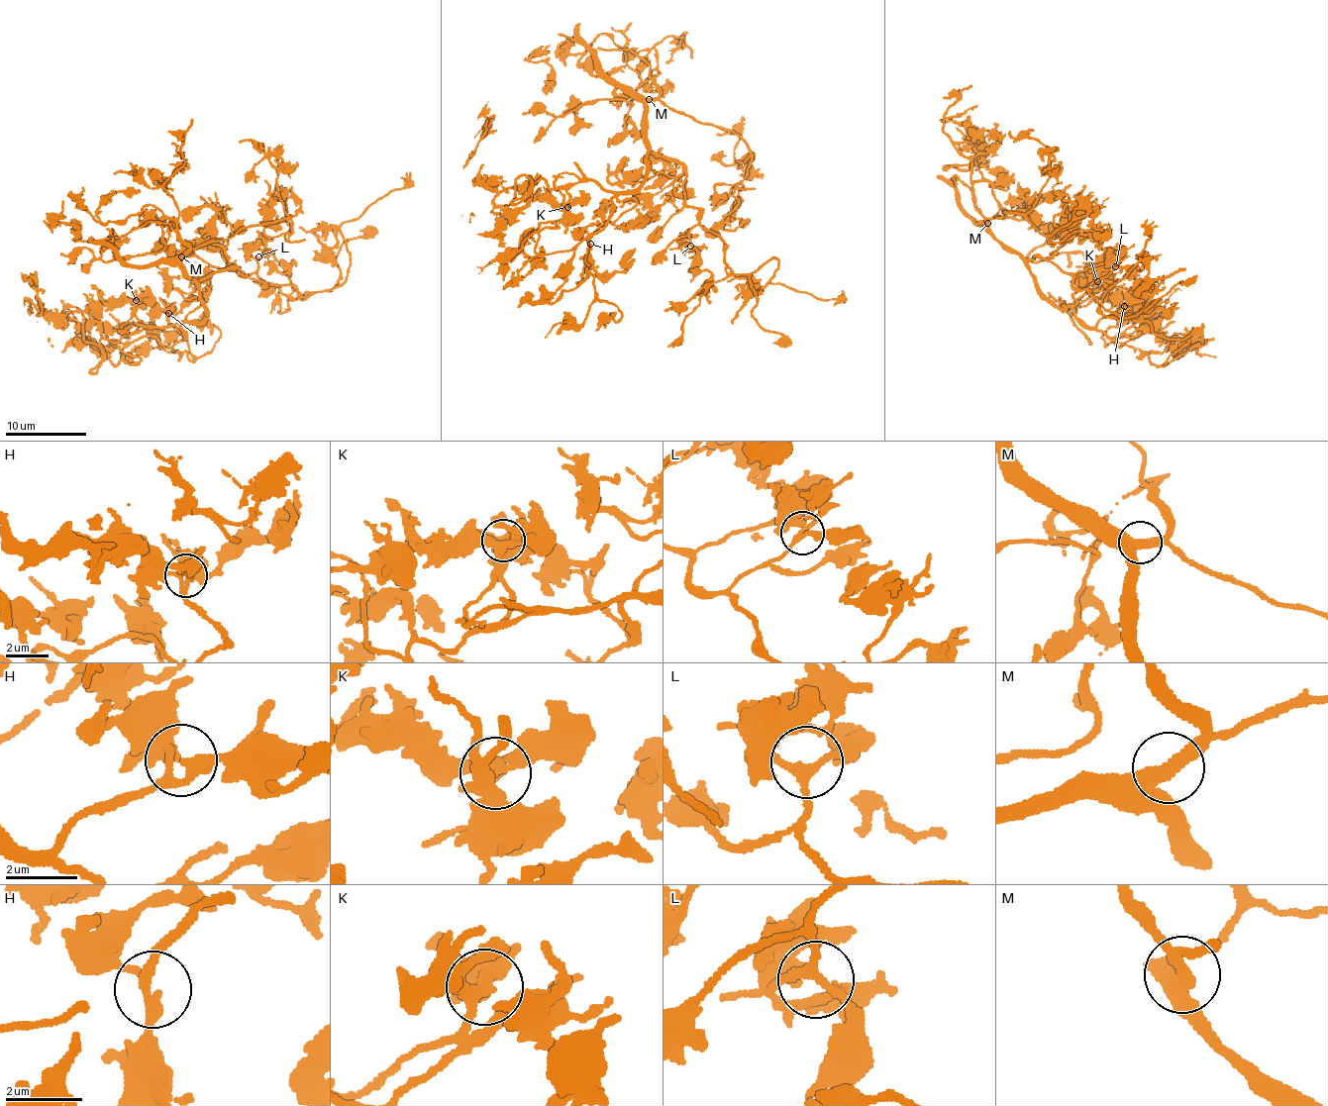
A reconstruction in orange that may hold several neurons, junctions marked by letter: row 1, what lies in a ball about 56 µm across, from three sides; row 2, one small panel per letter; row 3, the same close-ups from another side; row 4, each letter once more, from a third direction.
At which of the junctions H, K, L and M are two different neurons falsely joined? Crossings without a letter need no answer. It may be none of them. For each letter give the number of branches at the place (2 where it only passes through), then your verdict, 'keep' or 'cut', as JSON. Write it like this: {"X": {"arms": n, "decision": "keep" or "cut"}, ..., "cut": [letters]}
{"H": {"arms": 3, "decision": "keep"}, "K": {"arms": 3, "decision": "keep"}, "L": {"arms": 3, "decision": "keep"}, "M": {"arms": 2, "decision": "keep"}, "cut": []}

